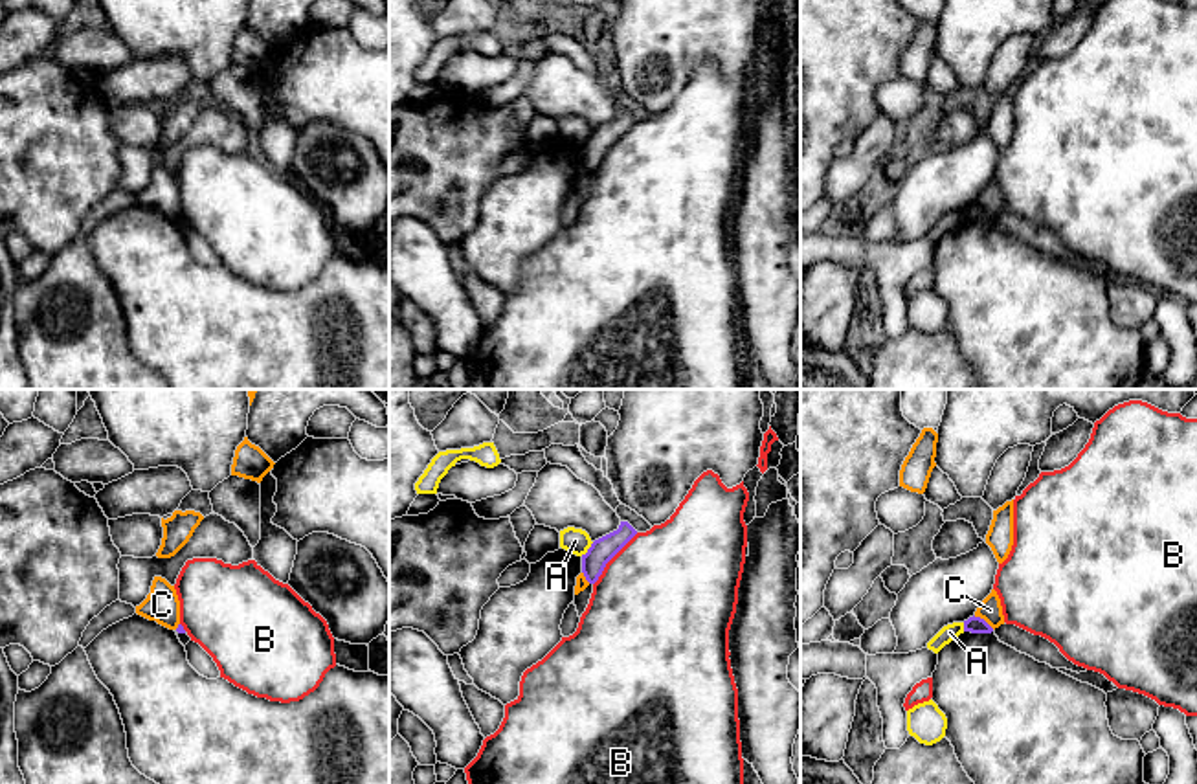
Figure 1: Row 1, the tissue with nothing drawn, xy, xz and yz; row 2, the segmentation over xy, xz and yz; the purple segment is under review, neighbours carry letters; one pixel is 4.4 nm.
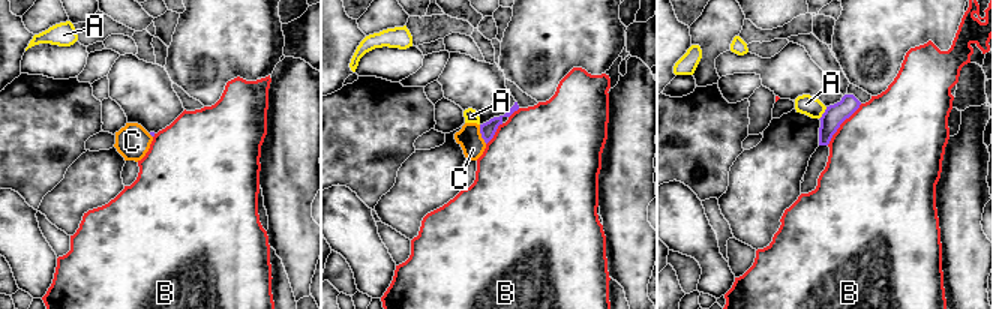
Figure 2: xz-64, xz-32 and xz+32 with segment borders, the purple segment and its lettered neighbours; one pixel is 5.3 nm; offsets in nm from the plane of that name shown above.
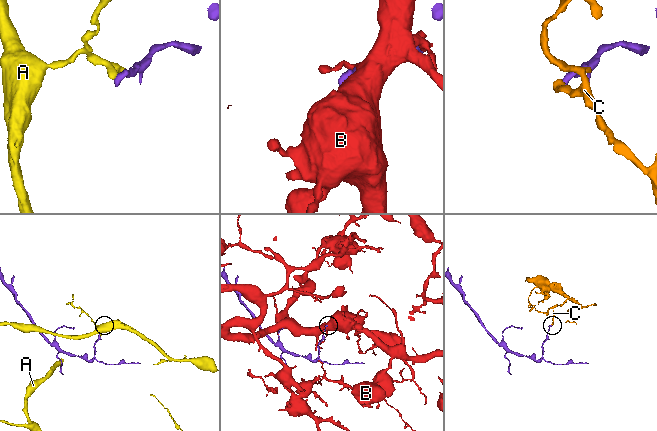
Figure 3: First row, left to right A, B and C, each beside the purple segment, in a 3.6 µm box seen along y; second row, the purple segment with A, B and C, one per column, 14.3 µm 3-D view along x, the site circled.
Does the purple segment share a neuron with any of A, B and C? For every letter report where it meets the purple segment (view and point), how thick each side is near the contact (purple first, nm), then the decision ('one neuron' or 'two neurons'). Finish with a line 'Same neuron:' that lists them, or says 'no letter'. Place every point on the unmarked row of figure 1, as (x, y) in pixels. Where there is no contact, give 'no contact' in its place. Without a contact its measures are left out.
A: xz (588, 138) | 110/110 nm | two neurons
B: xz (612, 145) | 110/500 nm | two neurons
C: yz (984, 210) | 80/100 nm | two neurons
Same neuron: no letter

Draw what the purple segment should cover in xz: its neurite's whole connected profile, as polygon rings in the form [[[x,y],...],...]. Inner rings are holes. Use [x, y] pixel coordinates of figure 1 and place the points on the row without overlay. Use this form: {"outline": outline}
{"outline": [[[621,110],[619,118],[595,129],[586,143],[582,143],[582,162],[589,173],[595,173],[606,152],[637,123],[628,112]]]}

